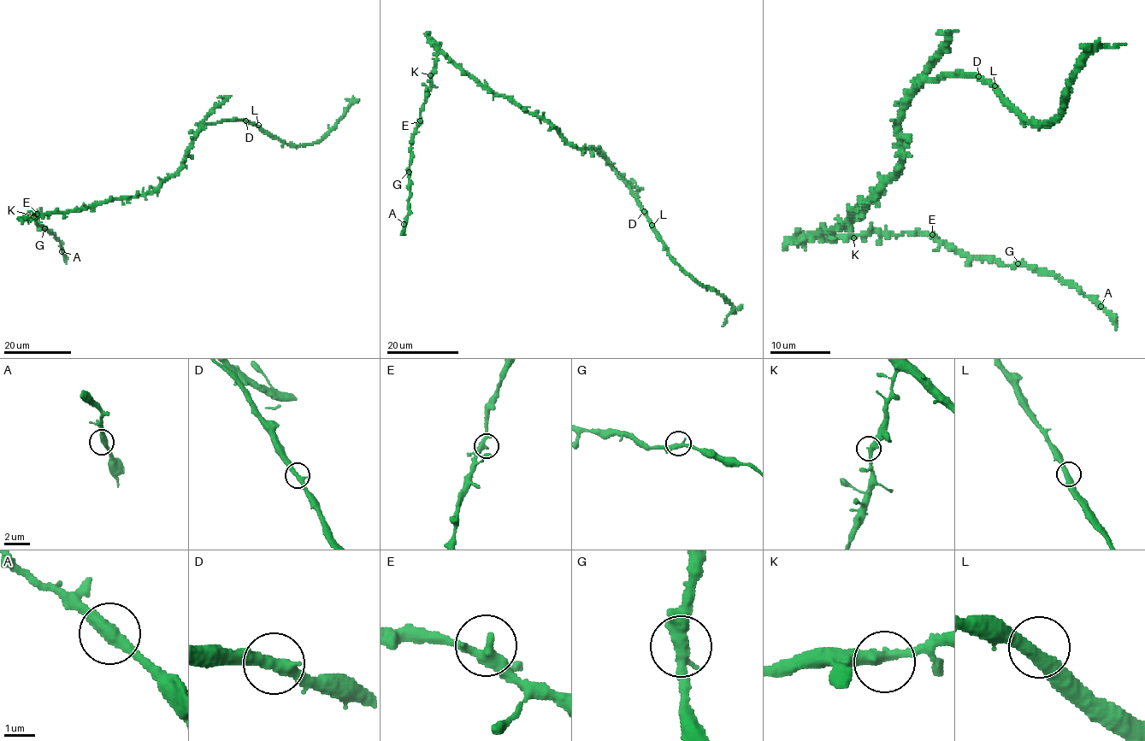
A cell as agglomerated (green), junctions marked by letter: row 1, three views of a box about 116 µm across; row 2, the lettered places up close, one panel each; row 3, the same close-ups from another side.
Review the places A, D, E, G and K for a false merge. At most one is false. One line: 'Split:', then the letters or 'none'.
Split: none

